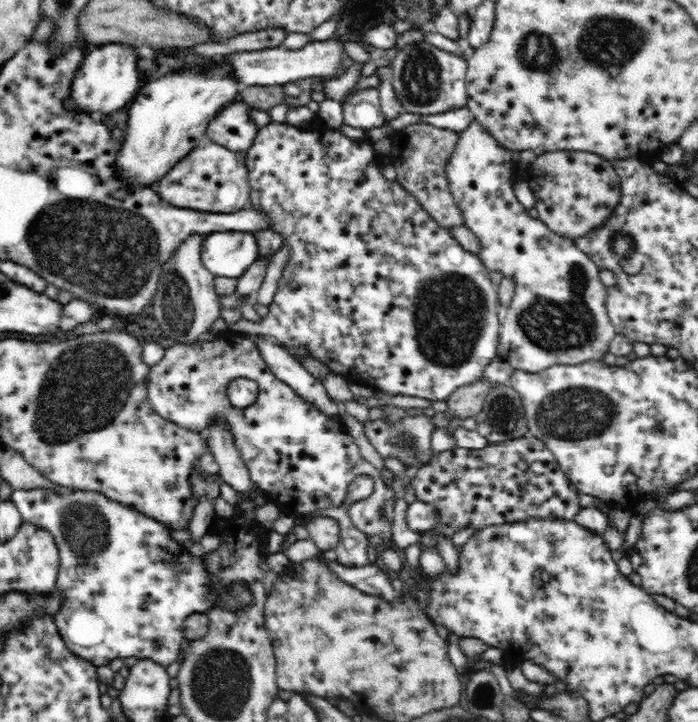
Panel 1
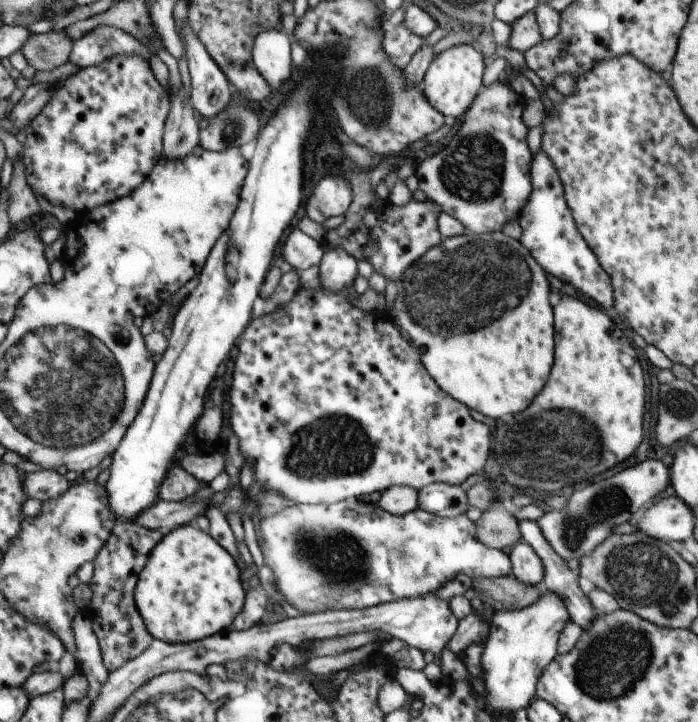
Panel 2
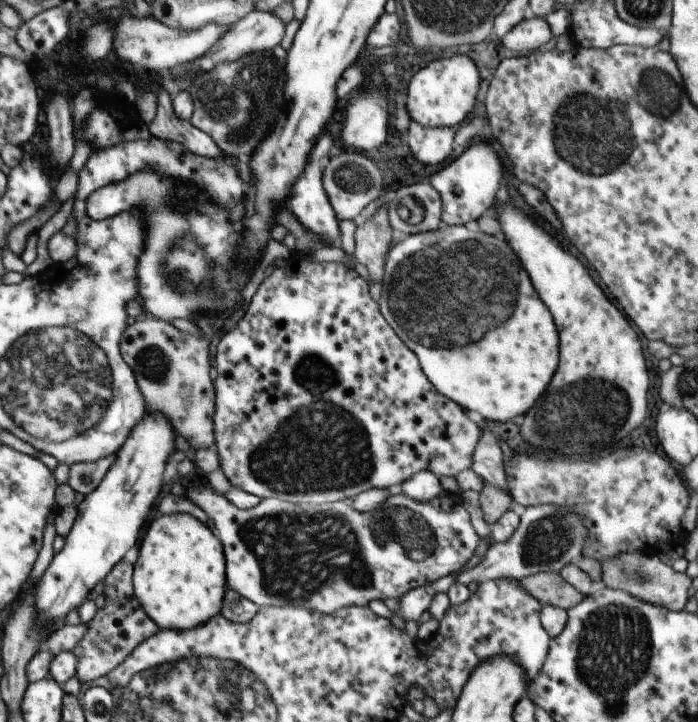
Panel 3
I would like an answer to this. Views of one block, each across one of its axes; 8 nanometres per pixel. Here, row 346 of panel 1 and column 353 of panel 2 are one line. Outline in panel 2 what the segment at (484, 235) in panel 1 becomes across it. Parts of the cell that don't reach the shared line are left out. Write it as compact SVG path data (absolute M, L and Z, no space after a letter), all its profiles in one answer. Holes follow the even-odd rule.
M354 497L340 501L338 504L334 503L326 506L298 503L283 509L282 512L265 517L260 521L260 528L262 529L262 534L264 534L262 546L260 546L265 560L264 565L268 565L273 570L278 590L282 592L284 598L294 608L300 612L309 612L309 614L312 612L321 613L324 610L328 611L328 609L330 610L330 604L336 610L340 610L340 608L363 609L375 607L382 603L392 603L397 599L415 599L420 594L424 596L434 592L436 589L444 586L446 582L455 578L457 574L466 574L468 578L476 580L482 577L505 577L512 572L509 554L498 549L488 548L488 546L482 544L477 539L475 523L468 519L466 514L454 518L441 517L418 508L403 515L393 515L381 509L377 503L361 502L359 498Z

